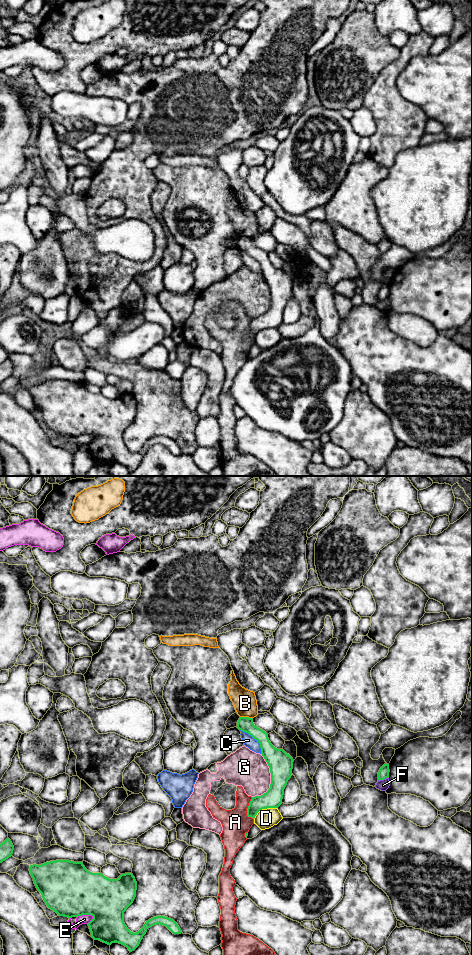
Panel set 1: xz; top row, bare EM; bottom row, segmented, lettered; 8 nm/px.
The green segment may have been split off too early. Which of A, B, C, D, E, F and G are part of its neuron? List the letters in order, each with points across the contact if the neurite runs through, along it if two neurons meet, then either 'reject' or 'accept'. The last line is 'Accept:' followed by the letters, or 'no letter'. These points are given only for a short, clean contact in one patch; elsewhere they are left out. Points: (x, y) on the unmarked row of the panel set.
A: reject
B: border xz (240, 236), (252, 238); reject
C: reject
D: reject
E: reject
F: reject
G: reject
Accept: no letter

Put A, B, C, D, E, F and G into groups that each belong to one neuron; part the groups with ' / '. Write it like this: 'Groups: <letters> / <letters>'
Groups: A / B / C / D / E / F / G

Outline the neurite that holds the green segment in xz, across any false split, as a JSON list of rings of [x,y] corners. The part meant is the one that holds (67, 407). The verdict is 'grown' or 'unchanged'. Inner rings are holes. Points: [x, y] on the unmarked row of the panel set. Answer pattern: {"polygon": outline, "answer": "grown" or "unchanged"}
{"polygon": [[[56,380],[46,382],[41,385],[30,385],[30,394],[33,398],[37,410],[41,413],[47,427],[59,436],[68,438],[82,435],[92,435],[93,439],[88,443],[91,457],[103,463],[111,465],[119,463],[128,468],[130,472],[134,471],[140,464],[147,449],[160,444],[166,446],[173,454],[181,454],[182,451],[178,444],[171,438],[165,436],[156,436],[145,442],[144,446],[136,453],[131,452],[124,443],[124,432],[133,423],[136,417],[137,402],[132,393],[121,394],[117,399],[109,399],[102,393],[92,393],[88,391],[83,382],[74,382],[69,380]]], "answer": "unchanged"}

